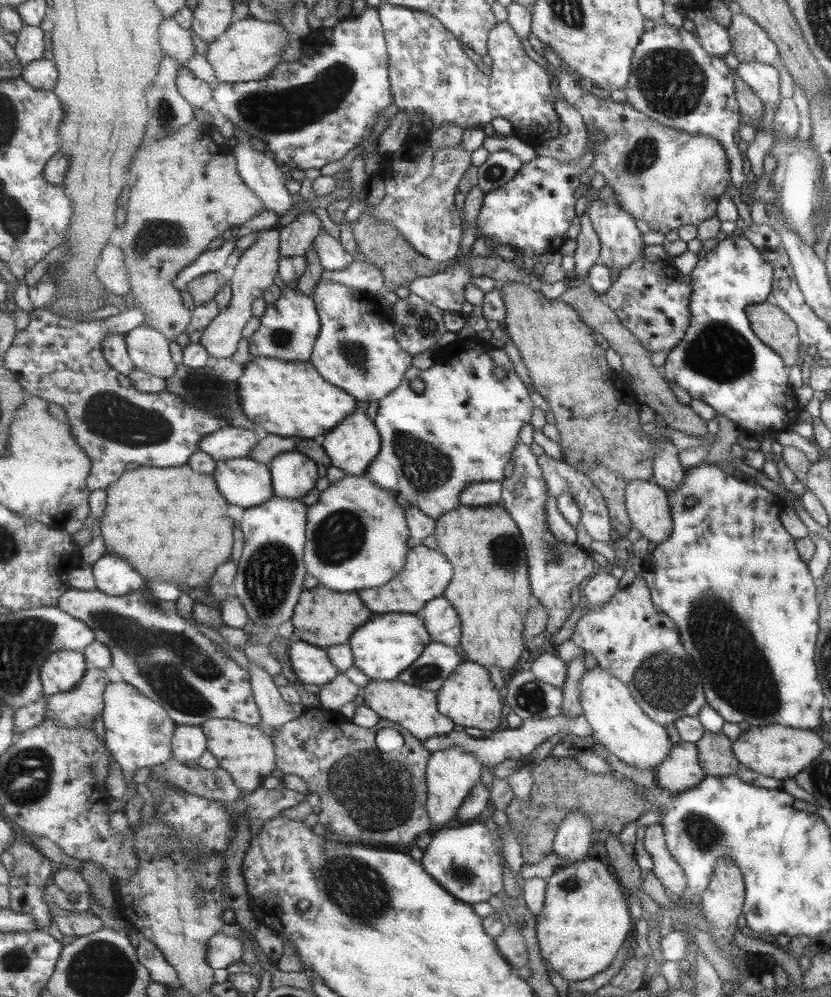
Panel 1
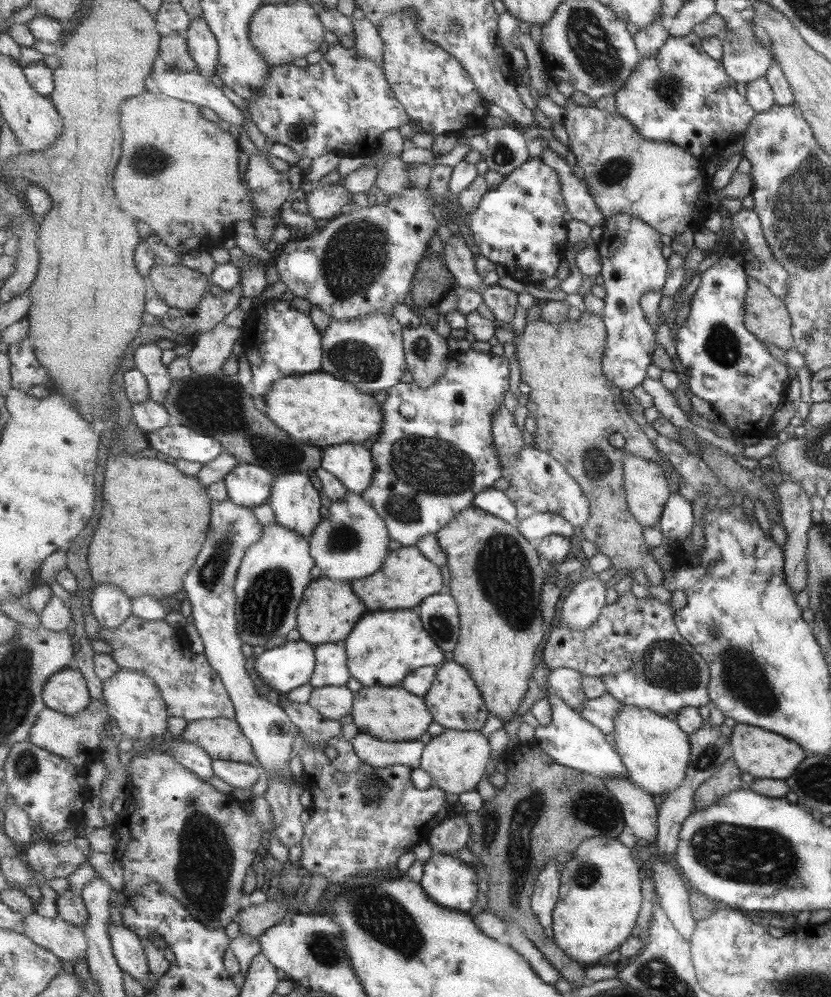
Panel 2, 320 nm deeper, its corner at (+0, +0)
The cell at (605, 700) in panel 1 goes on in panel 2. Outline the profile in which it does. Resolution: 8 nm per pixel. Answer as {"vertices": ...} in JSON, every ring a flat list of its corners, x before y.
{"vertices":[[624,705,617,715,613,735,617,751,628,770,628,778,651,792,657,802,663,801,665,794,677,790,685,782,692,744,690,734,677,721,669,720,647,708]]}

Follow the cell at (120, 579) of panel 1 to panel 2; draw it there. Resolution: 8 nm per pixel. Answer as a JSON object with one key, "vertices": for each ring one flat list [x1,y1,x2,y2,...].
{"vertices":[[111,584,97,585,92,594,92,613,99,628,117,630,133,616,133,600]]}

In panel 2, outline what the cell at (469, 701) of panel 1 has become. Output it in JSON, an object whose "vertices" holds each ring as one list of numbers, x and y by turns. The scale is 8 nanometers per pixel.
{"vertices":[[450,658,440,666,431,690,424,697,433,713,434,721,444,729,479,731,487,724,490,710,480,688,473,680,472,673]]}

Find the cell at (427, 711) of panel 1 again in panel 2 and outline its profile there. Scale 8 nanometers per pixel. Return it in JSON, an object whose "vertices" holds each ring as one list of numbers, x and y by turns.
{"vertices":[[401,685,395,687,363,687,355,695,352,710,353,722,361,733,391,742,411,741,427,738,427,728,434,721,425,697,417,696]]}

